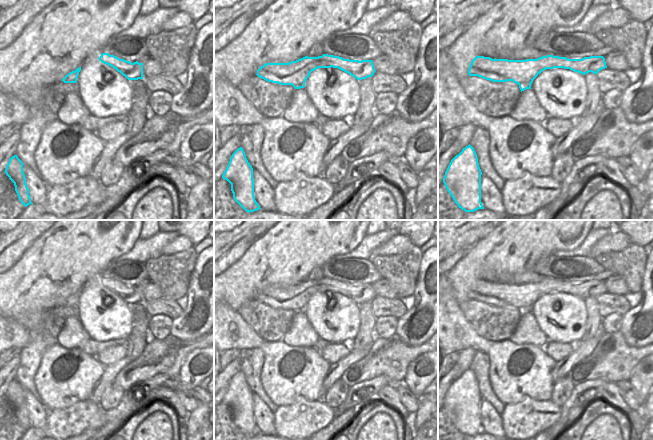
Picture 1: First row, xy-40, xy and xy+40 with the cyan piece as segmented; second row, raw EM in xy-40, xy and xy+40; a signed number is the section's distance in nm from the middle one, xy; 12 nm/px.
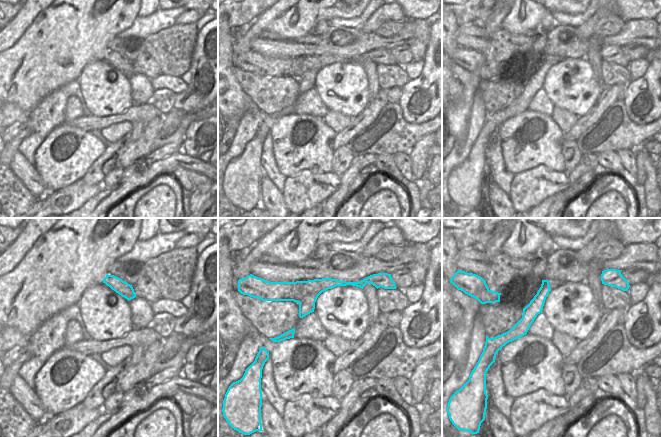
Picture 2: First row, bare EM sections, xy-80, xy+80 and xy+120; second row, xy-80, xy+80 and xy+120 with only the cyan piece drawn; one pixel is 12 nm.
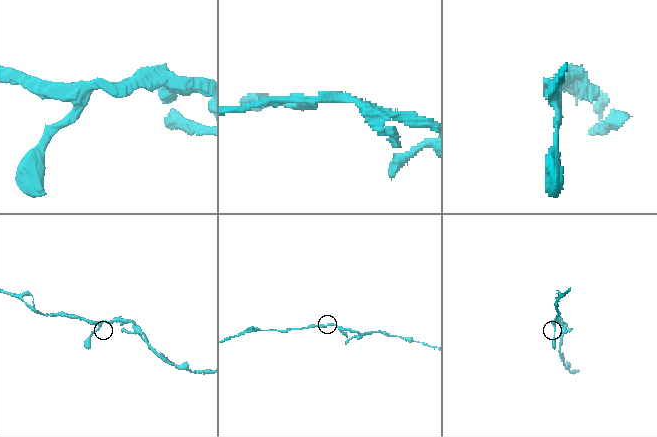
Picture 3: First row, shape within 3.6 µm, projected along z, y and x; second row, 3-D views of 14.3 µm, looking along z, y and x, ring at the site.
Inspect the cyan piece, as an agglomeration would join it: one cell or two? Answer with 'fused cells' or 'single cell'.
fused cells

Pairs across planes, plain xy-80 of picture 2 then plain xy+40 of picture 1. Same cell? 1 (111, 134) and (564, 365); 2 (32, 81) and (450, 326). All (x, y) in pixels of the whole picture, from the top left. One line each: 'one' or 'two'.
1: two
2: two

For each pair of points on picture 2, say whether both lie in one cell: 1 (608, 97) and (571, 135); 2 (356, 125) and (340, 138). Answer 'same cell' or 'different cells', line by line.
1: same cell
2: same cell

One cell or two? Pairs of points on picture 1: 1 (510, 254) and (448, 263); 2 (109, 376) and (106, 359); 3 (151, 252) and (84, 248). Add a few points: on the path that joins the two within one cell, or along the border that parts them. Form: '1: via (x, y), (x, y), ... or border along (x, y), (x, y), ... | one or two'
1: border along (467, 251), (448, 272) | two
2: border along (126, 356), (105, 367) | two
3: border along (139, 238), (128, 251), (115, 258) | two

